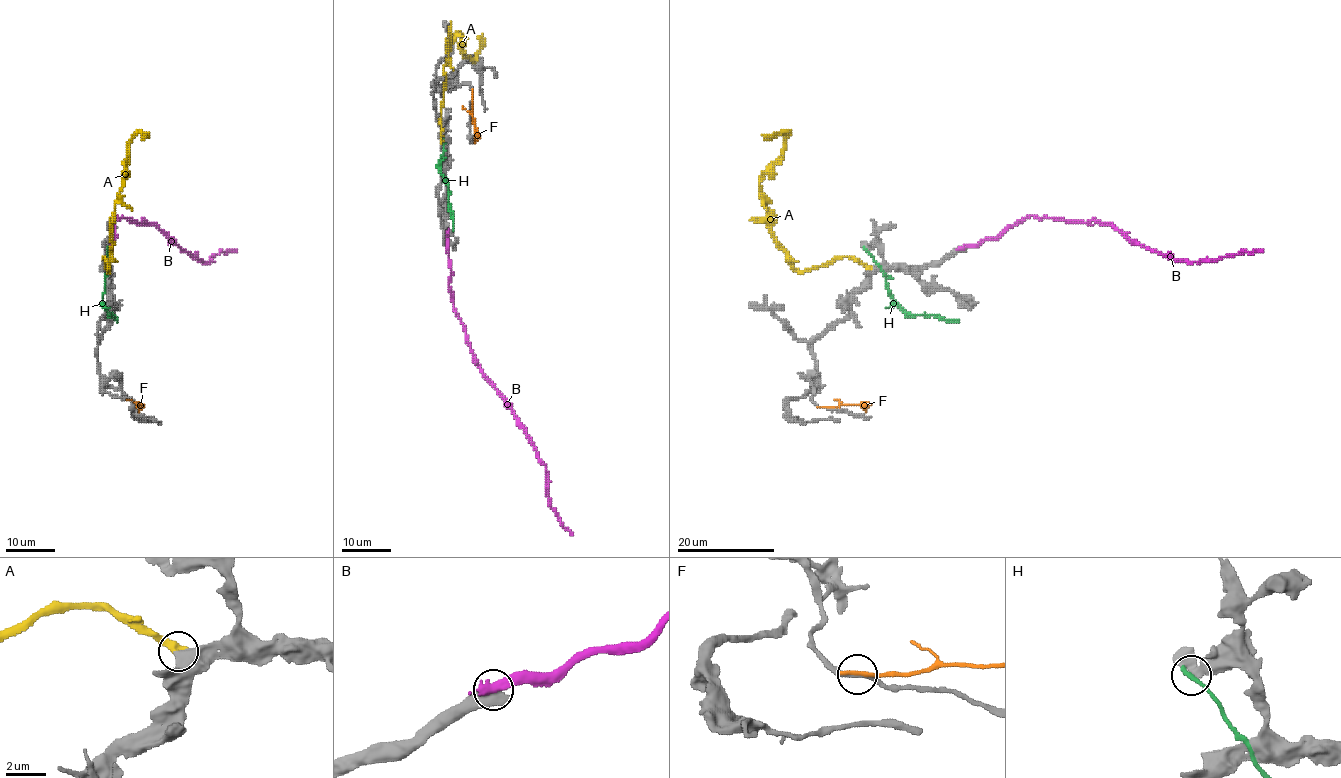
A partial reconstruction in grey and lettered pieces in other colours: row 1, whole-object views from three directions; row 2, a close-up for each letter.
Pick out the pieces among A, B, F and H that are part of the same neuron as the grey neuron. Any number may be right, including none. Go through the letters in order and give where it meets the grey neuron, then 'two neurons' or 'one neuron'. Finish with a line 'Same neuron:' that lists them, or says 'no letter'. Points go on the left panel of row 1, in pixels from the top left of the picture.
A: meets grey at (105, 267); one neuron
B: meets grey at (110, 248); two neurons
F: meets grey at (137, 407); two neurons
H: meets grey at (107, 249); two neurons
Same neuron: A

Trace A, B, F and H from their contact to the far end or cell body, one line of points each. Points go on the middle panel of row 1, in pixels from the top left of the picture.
A: (441, 141), (447, 42), (458, 32), (460, 47), (473, 60), (483, 42), (481, 34)
B: (446, 233), (451, 272), (449, 287), (473, 359), (506, 400), (546, 468), (548, 505), (559, 523), (571, 534)
F: (473, 95), (475, 142)
H: (443, 137), (444, 152), (439, 171), (447, 186), (453, 230)

